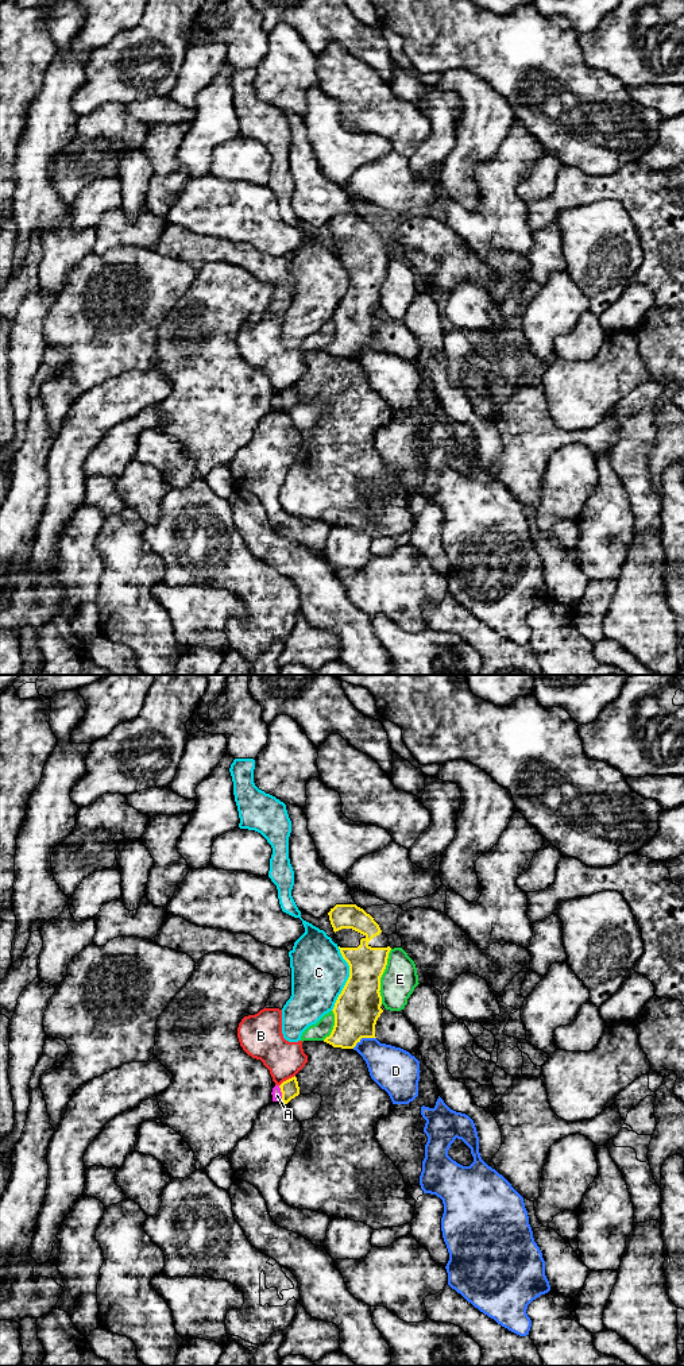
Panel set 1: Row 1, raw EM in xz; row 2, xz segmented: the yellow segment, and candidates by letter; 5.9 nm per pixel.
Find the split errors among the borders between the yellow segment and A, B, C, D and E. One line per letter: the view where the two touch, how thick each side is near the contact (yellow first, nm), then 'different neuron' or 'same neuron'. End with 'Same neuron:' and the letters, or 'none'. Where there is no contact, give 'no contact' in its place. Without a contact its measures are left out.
A: meets yellow in xz; 110 nm thick on the yellow side, 60 nm on the other; different neuron
B: meets yellow in xz; 110 nm thick on the yellow side, 220 nm on the other; different neuron
C: meets yellow in xz; 280 nm thick on the yellow side, 340 nm on the other; different neuron
D: meets yellow in xz; 280 nm thick on the yellow side, 260 nm on the other; different neuron
E: meets yellow in xz; 280 nm thick on the yellow side, 200 nm on the other; different neuron
Same neuron: none

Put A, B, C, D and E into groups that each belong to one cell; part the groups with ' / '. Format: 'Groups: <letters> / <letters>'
Groups: A / B / C / D / E

